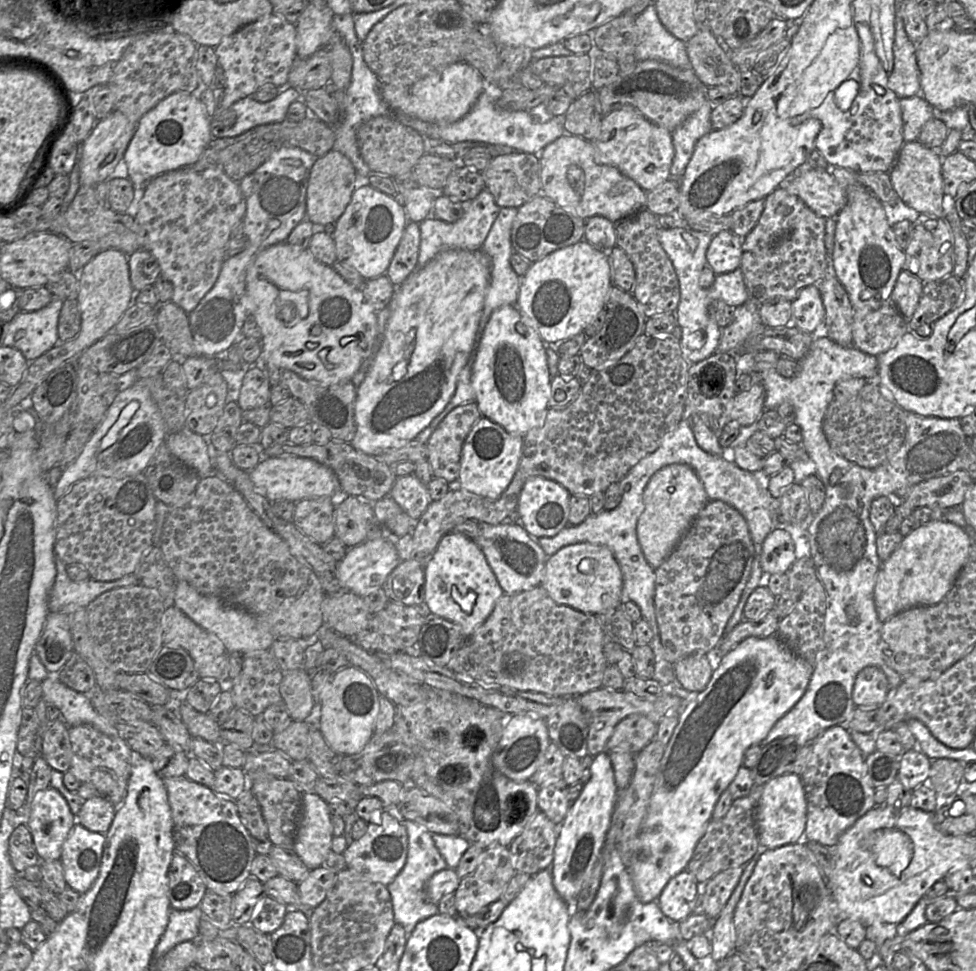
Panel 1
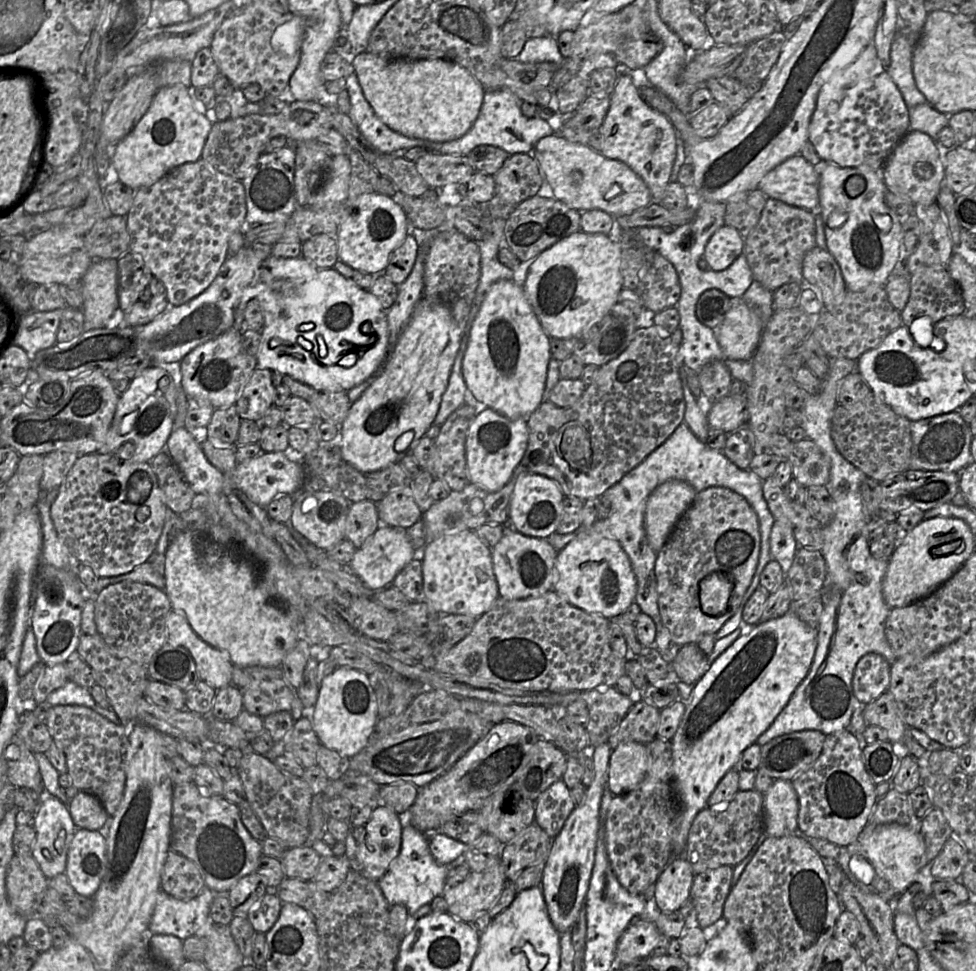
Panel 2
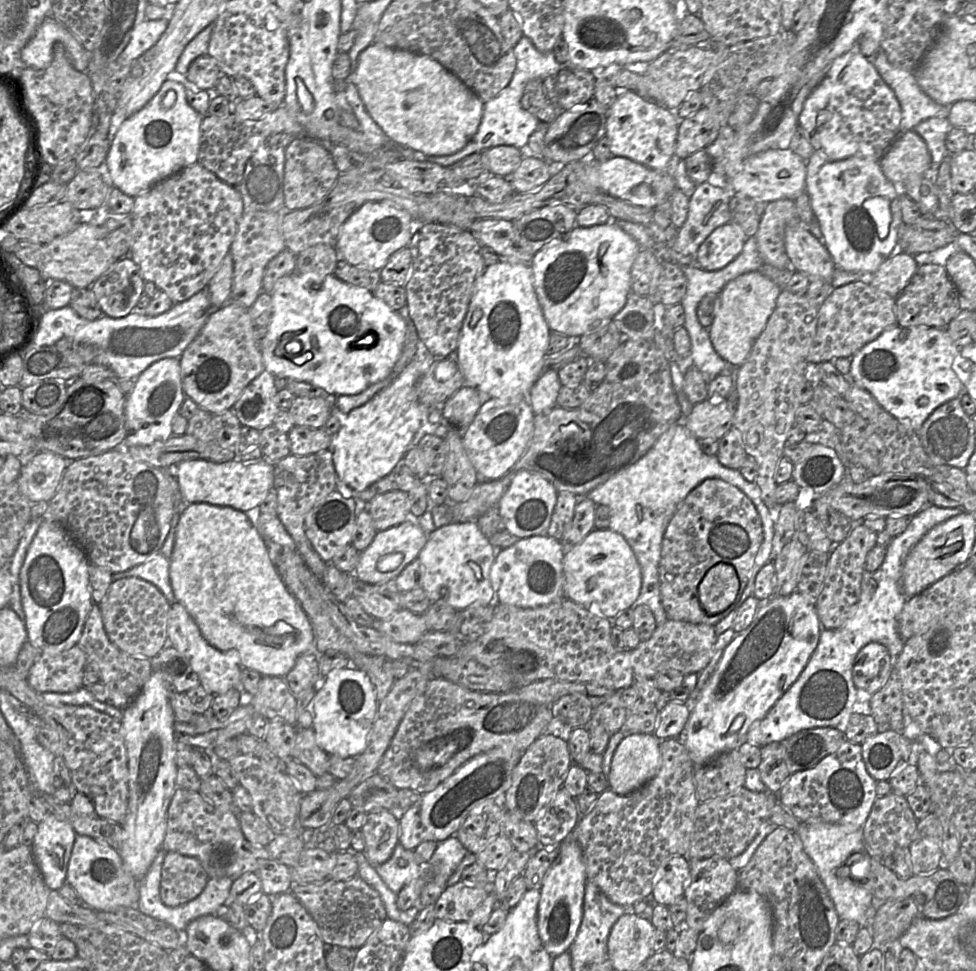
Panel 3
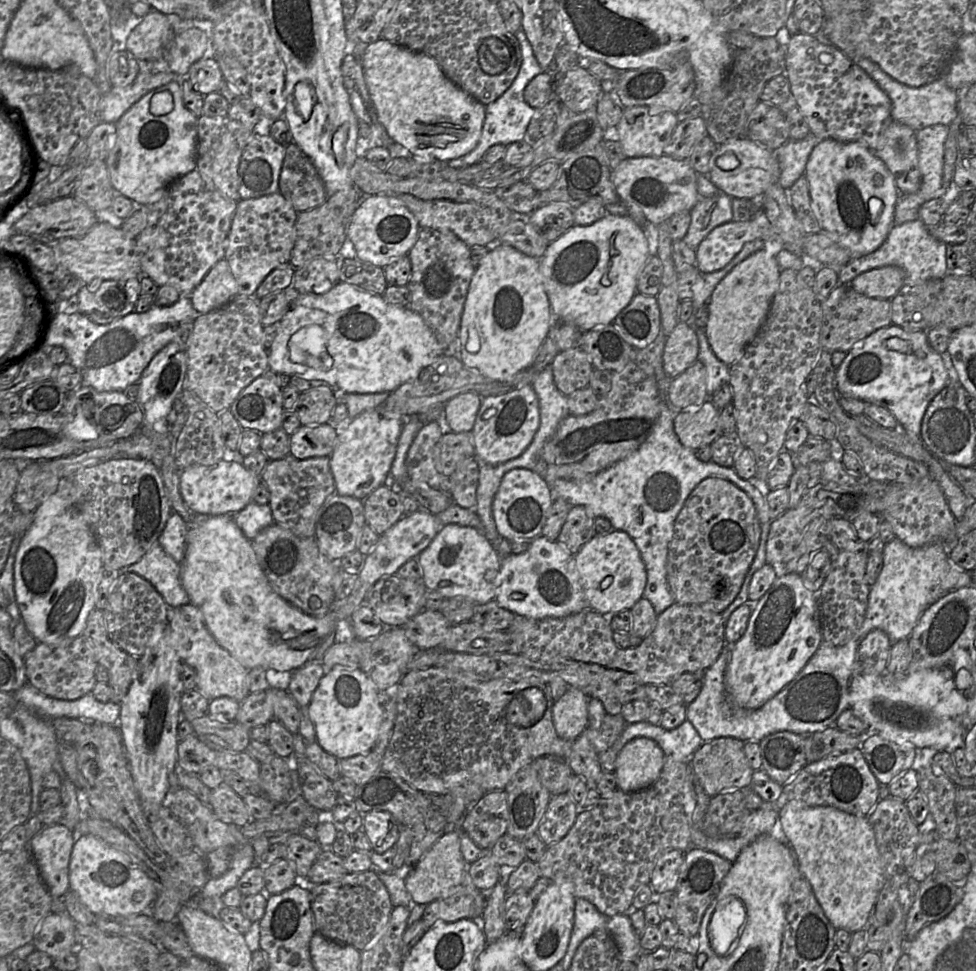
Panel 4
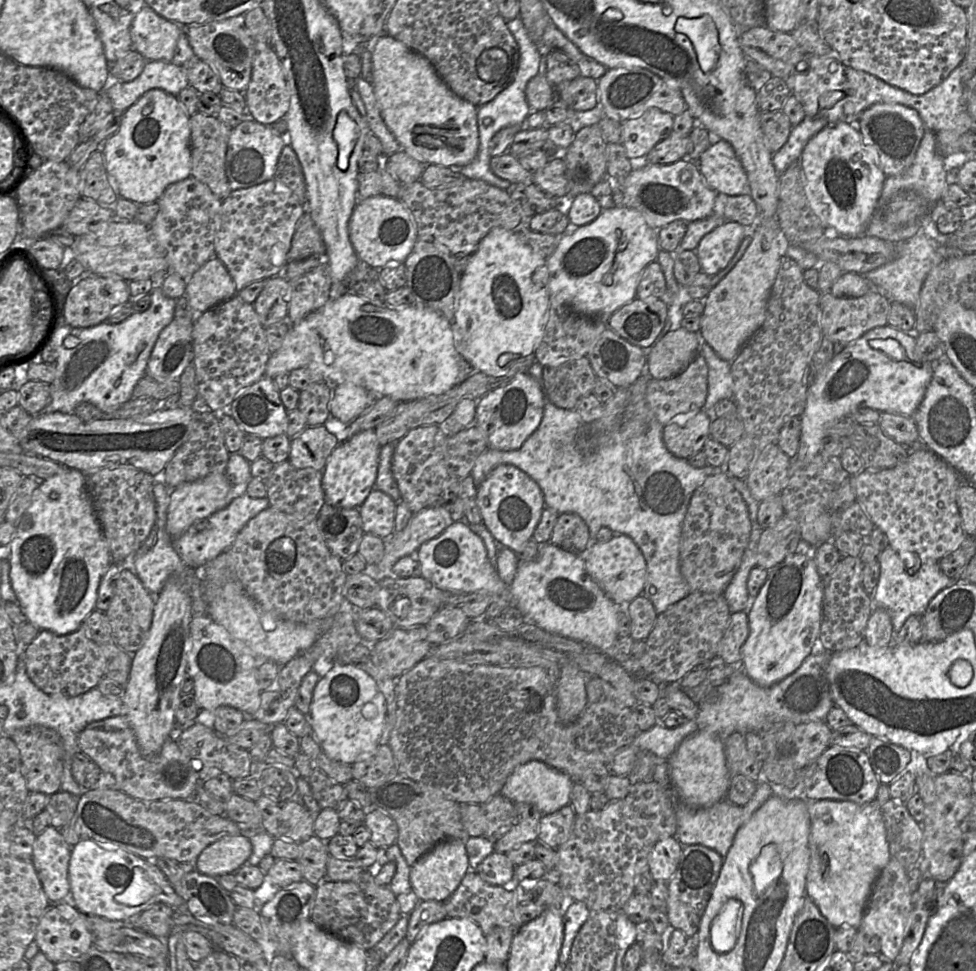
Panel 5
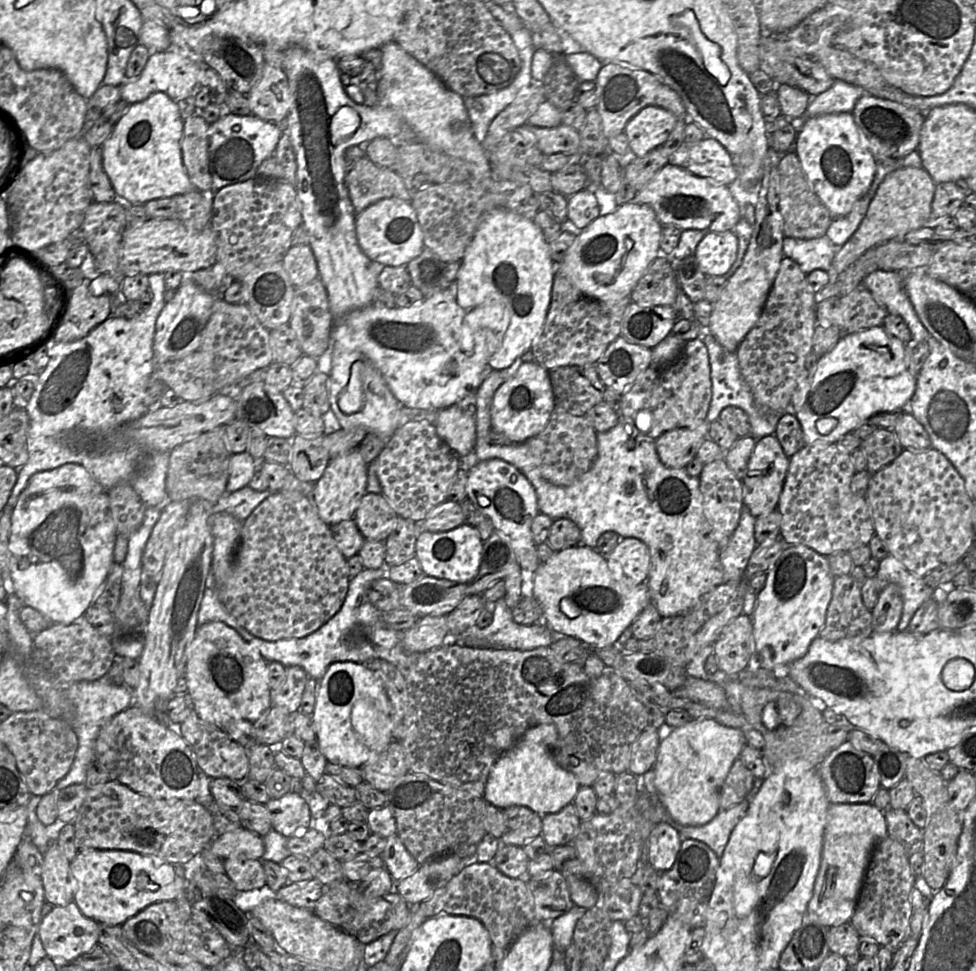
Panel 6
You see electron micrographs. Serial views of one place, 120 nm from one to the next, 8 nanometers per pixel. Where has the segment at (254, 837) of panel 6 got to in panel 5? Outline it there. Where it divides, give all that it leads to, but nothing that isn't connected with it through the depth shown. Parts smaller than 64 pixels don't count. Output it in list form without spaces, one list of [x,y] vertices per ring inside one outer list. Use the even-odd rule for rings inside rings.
[[[249,834],[223,836],[211,843],[194,861],[194,869],[214,878],[234,874],[252,853],[252,845],[247,836]]]

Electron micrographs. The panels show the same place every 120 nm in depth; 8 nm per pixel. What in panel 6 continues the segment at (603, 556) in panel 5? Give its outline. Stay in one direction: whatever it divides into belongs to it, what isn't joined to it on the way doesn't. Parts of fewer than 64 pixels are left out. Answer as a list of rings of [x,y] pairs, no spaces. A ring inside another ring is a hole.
[[[634,537],[621,538],[613,551],[605,555],[609,562],[619,565],[626,577],[634,583],[646,583],[651,557],[647,545]]]

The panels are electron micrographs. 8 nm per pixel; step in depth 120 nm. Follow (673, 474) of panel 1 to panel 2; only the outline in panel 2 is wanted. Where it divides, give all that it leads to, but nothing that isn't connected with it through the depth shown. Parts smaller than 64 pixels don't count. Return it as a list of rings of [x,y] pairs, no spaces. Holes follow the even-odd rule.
[[[669,480],[649,495],[644,513],[644,529],[650,548],[658,553],[677,521],[690,506],[697,492],[687,482]]]

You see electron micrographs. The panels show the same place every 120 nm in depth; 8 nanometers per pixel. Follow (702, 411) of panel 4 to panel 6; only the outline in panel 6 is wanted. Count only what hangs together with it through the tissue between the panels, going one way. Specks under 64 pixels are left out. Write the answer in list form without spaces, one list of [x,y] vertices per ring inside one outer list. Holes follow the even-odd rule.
[[[706,420],[694,428],[675,428],[656,438],[657,455],[663,465],[673,469],[685,468],[708,437],[709,423]]]

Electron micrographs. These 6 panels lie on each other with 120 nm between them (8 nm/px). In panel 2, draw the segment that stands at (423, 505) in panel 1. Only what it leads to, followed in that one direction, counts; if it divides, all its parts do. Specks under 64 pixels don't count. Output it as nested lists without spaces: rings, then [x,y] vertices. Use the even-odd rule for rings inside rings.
[[[410,483],[390,491],[377,503],[382,525],[407,529],[422,518],[423,513],[416,504]]]

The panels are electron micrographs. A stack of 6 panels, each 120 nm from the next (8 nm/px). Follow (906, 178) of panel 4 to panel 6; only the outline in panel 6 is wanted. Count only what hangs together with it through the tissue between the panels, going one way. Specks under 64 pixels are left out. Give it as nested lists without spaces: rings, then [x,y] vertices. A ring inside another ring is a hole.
[[[866,93],[855,103],[852,116],[865,134],[868,140],[868,148],[875,161],[883,162],[903,158],[918,149],[920,132],[926,113]]]

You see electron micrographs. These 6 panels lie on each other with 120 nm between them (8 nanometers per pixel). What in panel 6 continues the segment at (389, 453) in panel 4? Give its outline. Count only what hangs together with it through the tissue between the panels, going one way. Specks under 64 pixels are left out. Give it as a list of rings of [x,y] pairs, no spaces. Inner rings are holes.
[[[353,449],[342,456],[330,459],[322,476],[314,484],[312,499],[319,517],[328,526],[344,520],[353,519],[366,491],[368,464],[364,461],[359,450]]]

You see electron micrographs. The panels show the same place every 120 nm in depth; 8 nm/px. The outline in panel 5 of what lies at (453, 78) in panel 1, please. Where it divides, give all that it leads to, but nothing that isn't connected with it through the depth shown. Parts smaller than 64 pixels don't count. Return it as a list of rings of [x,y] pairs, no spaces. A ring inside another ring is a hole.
[[[383,33],[373,41],[372,87],[380,114],[401,149],[422,164],[444,167],[469,164],[477,155],[479,130],[478,107],[453,93],[432,64],[392,36]]]

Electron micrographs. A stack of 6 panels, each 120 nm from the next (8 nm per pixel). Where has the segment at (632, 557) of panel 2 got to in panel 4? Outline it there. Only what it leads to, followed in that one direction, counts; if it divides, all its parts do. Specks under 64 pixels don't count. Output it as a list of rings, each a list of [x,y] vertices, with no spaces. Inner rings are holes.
[[[661,399],[659,418],[651,434],[636,451],[605,470],[596,473],[589,479],[584,479],[581,481],[566,480],[562,478],[557,479],[553,483],[549,484],[552,494],[552,502],[555,498],[562,498],[571,506],[583,506],[586,509],[589,509],[595,517],[600,516],[608,519],[614,530],[624,531],[632,538],[640,552],[646,569],[647,582],[643,592],[643,597],[652,604],[655,613],[659,615],[675,603],[675,599],[669,590],[667,582],[666,564],[669,544],[673,537],[674,522],[677,515],[683,508],[686,499],[701,481],[709,477],[725,479],[735,484],[752,500],[760,523],[761,534],[759,547],[745,576],[738,595],[734,601],[721,613],[722,620],[726,624],[732,613],[749,600],[748,589],[754,573],[763,565],[767,564],[766,543],[770,525],[773,520],[771,520],[769,517],[768,505],[765,500],[766,492],[761,485],[754,481],[741,479],[731,467],[722,467],[713,461],[702,462],[697,458],[695,450],[686,448],[681,444],[674,431],[674,418],[679,412],[679,410],[674,410],[671,405]]]

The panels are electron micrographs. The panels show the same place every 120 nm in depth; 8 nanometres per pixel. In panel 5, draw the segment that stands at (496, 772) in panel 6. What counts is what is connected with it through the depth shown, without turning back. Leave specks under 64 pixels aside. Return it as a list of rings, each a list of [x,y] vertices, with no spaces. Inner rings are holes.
[[[539,760],[517,766],[500,794],[512,802],[534,805],[543,815],[570,803],[574,781],[567,774]]]

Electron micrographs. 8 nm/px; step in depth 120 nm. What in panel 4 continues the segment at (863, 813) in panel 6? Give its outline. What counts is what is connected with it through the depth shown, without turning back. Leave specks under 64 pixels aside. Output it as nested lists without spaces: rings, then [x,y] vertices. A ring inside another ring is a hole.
[[[797,800],[782,801],[778,818],[787,843],[796,855],[798,869],[810,883],[817,901],[833,927],[845,928],[852,933],[866,927],[880,890],[885,884],[884,862],[867,818],[830,806],[809,806]]]

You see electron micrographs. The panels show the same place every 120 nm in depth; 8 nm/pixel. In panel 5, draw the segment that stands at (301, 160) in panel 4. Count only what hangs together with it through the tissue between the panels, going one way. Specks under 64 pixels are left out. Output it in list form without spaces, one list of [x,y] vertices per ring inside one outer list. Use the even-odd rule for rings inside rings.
[[[289,143],[281,150],[274,179],[287,186],[305,207],[307,201],[305,179],[298,157]]]

